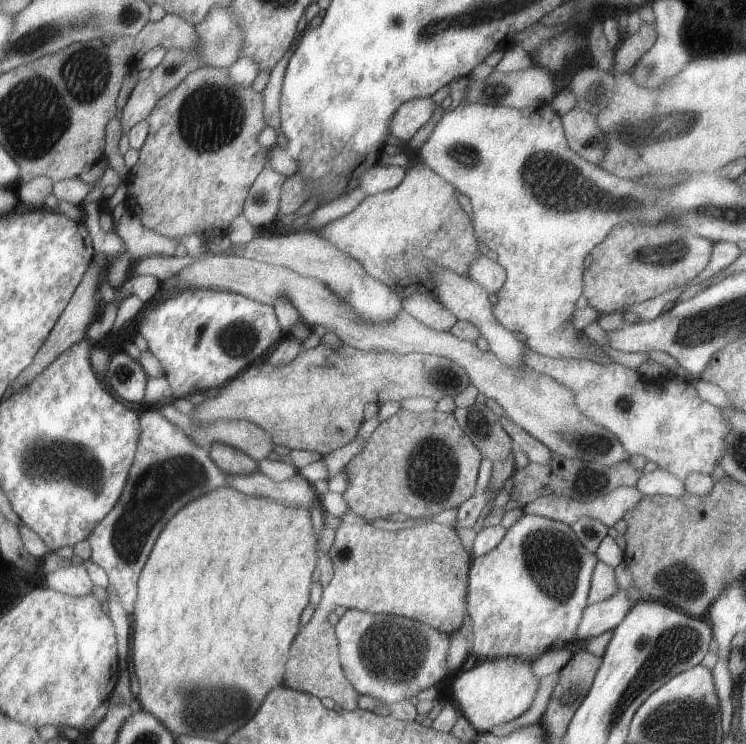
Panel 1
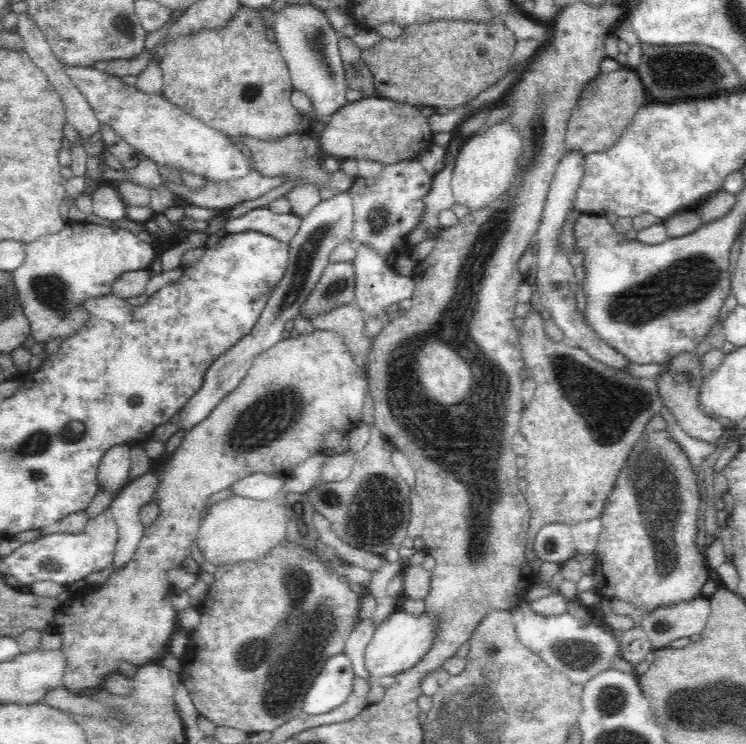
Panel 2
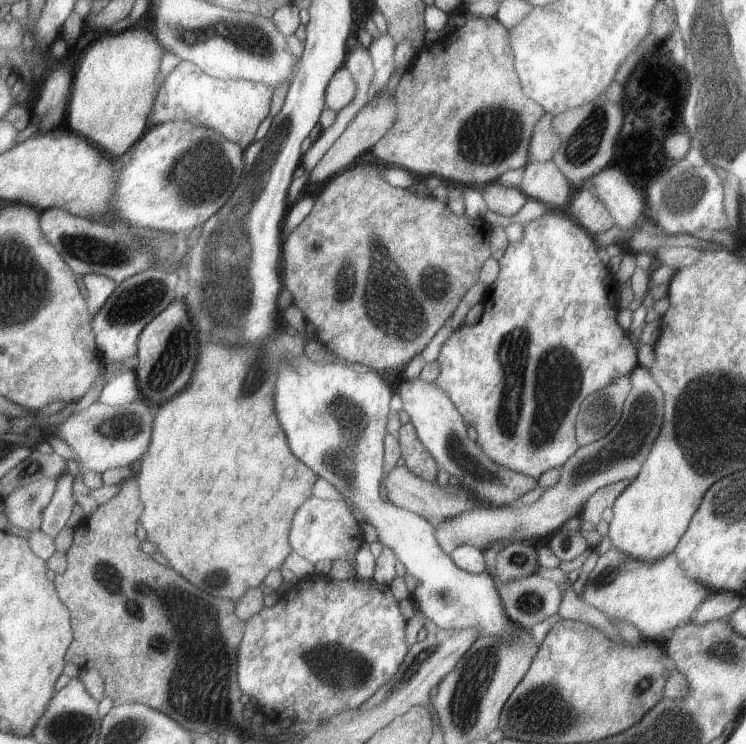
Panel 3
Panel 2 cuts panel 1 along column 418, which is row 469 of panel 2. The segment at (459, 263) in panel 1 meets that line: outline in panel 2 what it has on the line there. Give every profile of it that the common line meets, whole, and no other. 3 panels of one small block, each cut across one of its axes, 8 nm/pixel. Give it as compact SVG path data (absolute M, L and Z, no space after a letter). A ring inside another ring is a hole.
M316 329L314 332L308 334L300 333L300 336L295 338L280 339L276 341L276 344L268 348L268 350L258 354L253 360L252 366L248 369L246 376L241 378L240 384L226 394L196 426L185 432L180 446L176 448L174 455L164 464L164 468L162 468L159 476L160 484L154 496L155 501L158 503L159 515L150 526L145 527L143 530L142 538L138 543L138 548L135 550L133 558L124 566L121 566L115 571L113 570L111 575L103 583L96 584L97 587L92 589L91 592L82 586L82 591L74 598L73 603L69 604L63 611L56 608L50 628L62 637L60 651L66 657L67 663L66 672L62 676L63 688L72 693L92 693L102 688L103 681L109 674L118 672L121 663L126 662L136 666L153 663L158 653L164 650L164 644L169 641L172 633L179 628L177 620L178 611L172 607L172 601L170 601L172 595L176 593L176 588L168 581L168 570L170 568L176 568L176 566L182 566L182 562L188 556L191 556L190 552L192 552L192 545L198 536L207 500L213 494L230 488L234 482L252 473L264 472L264 474L268 475L274 474L276 477L288 476L301 462L304 462L304 460L309 459L310 456L318 452L318 440L326 432L330 432L330 430L339 430L342 432L342 430L349 431L354 428L355 424L360 421L361 415L370 408L371 400L369 393L368 377L365 375L364 369L358 368L354 362L352 353L346 349L346 345L342 341L342 335L334 331Z

